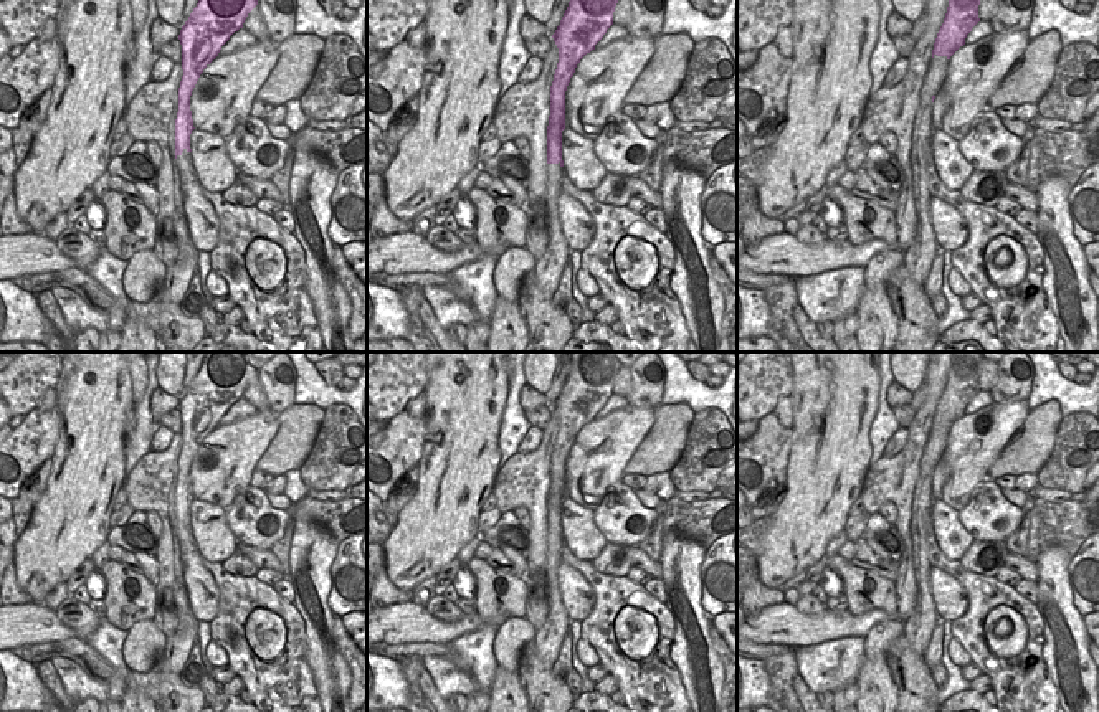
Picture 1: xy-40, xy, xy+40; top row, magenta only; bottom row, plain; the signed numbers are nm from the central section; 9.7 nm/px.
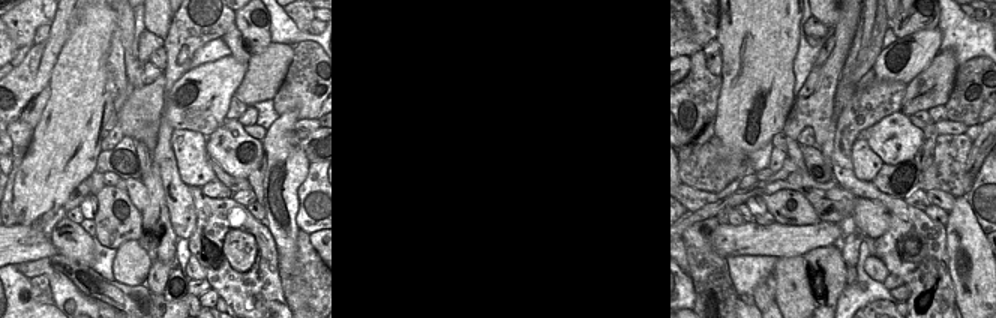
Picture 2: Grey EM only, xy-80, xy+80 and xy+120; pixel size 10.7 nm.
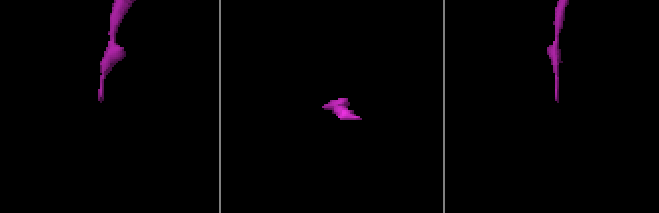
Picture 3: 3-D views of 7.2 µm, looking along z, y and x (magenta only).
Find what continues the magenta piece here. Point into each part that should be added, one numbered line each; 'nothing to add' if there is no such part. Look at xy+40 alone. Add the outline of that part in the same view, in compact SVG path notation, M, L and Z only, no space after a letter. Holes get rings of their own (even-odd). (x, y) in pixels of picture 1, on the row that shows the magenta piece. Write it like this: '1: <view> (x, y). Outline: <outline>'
nothing to add

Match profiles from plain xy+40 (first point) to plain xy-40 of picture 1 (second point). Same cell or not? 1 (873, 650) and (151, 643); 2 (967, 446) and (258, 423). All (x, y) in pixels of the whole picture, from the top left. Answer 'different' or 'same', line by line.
1: same
2: same

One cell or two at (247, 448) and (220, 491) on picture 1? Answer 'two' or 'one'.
one

